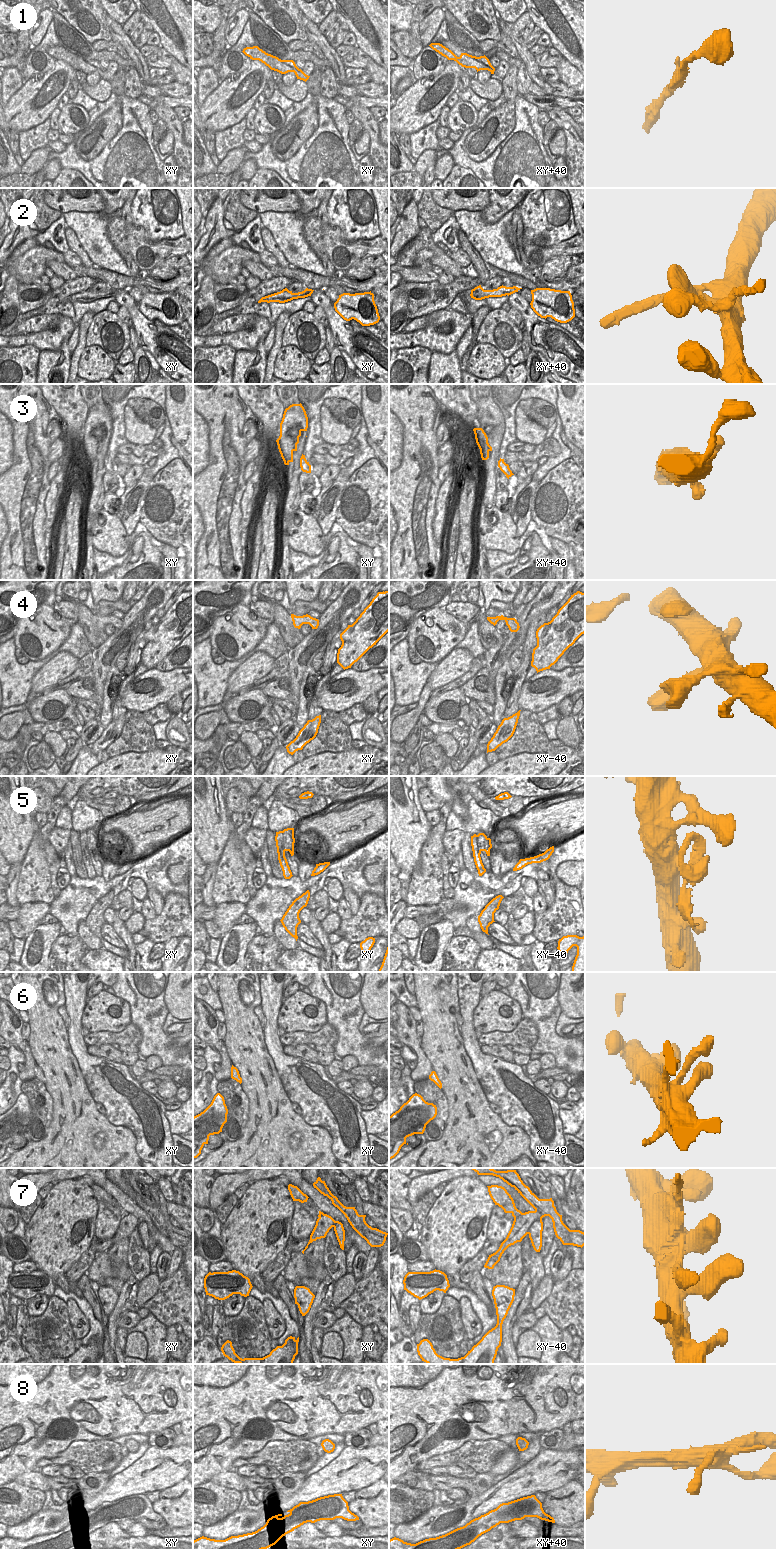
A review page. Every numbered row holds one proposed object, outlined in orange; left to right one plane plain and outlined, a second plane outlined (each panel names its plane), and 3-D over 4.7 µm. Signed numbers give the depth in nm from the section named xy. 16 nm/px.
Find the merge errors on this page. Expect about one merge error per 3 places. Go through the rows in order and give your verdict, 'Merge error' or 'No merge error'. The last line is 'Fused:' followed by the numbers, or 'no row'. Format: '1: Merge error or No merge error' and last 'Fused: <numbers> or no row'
1: Merge error
2: Merge error
3: No merge error
4: No merge error
5: No merge error
6: No merge error
7: Merge error
8: No merge error
Fused: 1, 2, 7

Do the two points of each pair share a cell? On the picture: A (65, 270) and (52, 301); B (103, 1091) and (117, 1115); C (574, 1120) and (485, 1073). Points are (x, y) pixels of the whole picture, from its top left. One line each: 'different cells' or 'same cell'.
A: different cells
B: same cell
C: different cells

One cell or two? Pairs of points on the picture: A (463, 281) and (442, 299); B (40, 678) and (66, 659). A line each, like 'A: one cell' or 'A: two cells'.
A: one cell
B: one cell

